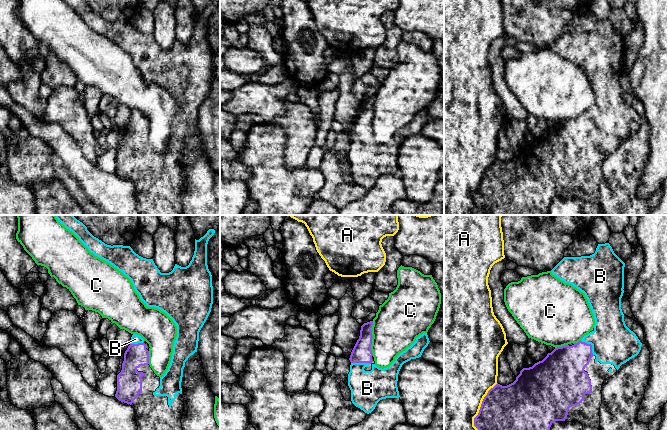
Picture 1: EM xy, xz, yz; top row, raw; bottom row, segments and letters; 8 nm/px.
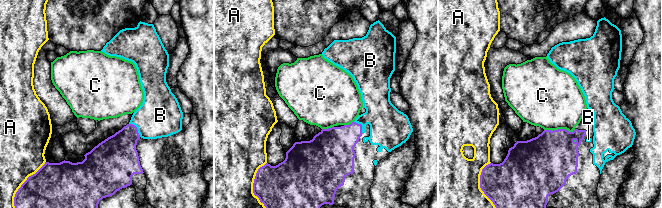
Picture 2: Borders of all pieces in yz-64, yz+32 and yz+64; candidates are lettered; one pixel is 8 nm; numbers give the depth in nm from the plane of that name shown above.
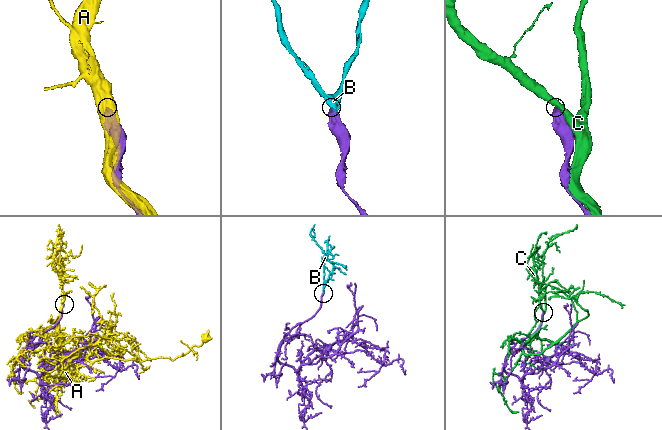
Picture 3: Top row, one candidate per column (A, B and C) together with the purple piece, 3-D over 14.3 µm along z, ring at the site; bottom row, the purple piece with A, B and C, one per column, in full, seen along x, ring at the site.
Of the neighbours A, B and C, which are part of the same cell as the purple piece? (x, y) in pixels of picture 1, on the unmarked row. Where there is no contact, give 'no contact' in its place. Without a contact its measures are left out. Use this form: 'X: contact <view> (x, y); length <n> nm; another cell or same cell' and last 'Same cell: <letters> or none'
A: contact yz (479, 186); length 460 nm; another cell
B: contact yz (591, 121); length 160 nm; same cell
C: contact xz (372, 113); length 280 nm; another cell
Same cell: B

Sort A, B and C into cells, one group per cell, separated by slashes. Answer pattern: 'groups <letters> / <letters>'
groups A / B / C

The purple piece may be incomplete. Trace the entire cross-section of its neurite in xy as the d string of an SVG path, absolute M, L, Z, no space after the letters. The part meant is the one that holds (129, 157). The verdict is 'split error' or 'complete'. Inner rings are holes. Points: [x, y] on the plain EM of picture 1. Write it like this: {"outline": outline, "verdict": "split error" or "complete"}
{"outline": "M84 0L63 1L72 7L91 29L127 52L147 83L160 85L176 100L177 113L173 121L171 138L162 153L157 152L149 141L149 127L144 115L140 111L132 111L130 121L124 129L122 146L117 151L115 173L134 184L140 215L185 215L181 199L184 188L181 158L185 138L197 128L199 108L213 80L212 51L207 41L207 20L215 6L209 5L199 16L195 15L194 31L188 42L181 43L175 40L171 48L161 49L153 35L139 32L130 22L107 21L94 13Z", "verdict": "split error"}

